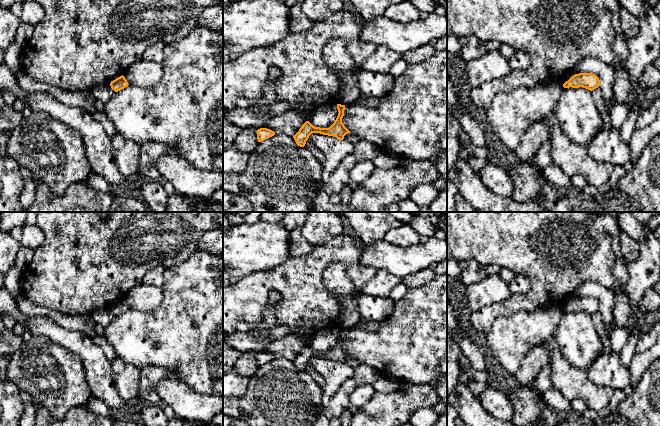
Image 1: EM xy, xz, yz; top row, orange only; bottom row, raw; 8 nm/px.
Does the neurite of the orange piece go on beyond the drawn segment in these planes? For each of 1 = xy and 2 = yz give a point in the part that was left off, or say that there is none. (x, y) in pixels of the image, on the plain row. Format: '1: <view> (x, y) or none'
1: none
2: none

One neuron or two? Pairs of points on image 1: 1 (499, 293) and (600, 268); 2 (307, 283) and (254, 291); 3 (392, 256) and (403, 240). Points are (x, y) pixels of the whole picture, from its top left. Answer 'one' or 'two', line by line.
1: two
2: one
3: two

